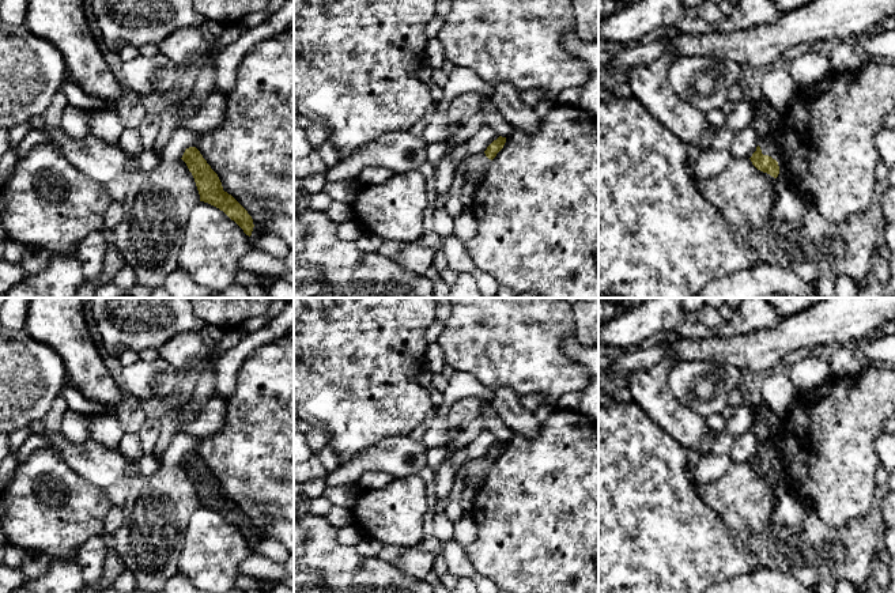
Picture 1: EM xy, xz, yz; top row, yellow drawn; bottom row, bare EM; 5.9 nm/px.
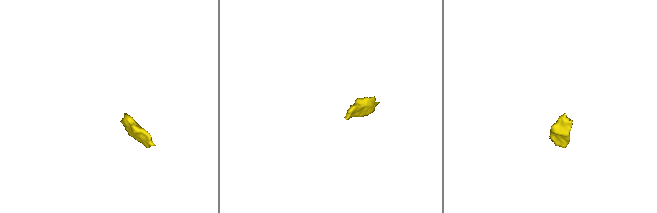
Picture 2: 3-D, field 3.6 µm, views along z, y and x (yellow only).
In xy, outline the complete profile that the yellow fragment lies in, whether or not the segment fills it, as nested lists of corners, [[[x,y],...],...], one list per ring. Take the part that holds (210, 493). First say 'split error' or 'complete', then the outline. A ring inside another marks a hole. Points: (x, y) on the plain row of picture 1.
split error; [[[196,452],[186,453],[181,464],[186,468],[195,483],[200,506],[223,515],[246,540],[258,543],[264,539],[253,529],[253,524],[248,515],[231,499],[223,495],[218,479],[211,473]]]

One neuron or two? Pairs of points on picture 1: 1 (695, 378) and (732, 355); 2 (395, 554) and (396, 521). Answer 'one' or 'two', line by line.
1: two
2: two

